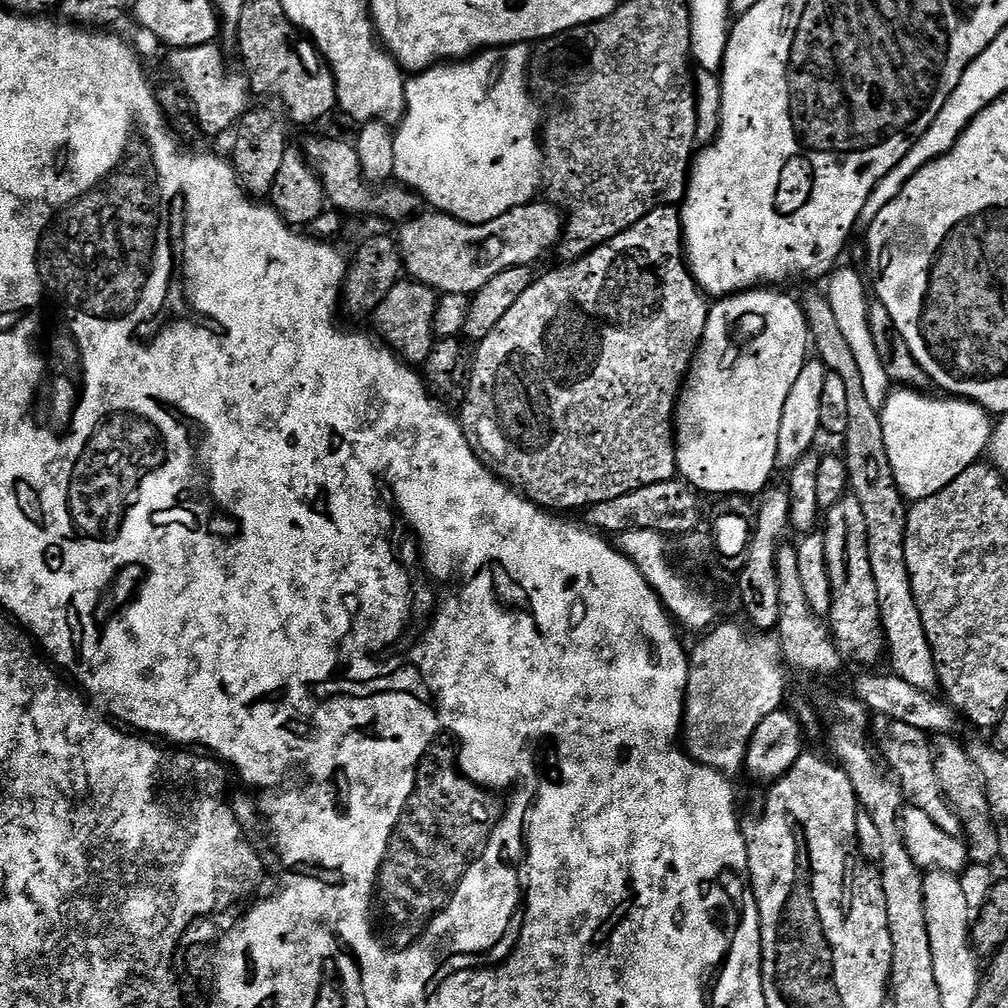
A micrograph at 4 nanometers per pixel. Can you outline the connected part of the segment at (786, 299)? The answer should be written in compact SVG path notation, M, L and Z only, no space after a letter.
M749 290L733 294L711 305L706 334L700 339L700 346L696 355L692 357L692 364L688 367L688 374L684 378L680 389L680 398L676 402L674 417L674 435L676 437L676 471L687 480L697 492L724 492L720 494L739 494L745 498L751 497L751 492L760 494L769 487L768 479L772 471L777 471L776 455L778 454L778 426L782 426L782 406L786 406L786 397L802 374L802 366L810 356L810 337L808 335L808 320L804 317L804 310L800 307L797 297L787 296L784 290Z

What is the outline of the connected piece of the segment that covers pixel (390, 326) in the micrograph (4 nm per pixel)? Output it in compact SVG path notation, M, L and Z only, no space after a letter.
M411 278L401 279L400 283L394 286L394 290L390 290L390 294L386 294L386 298L382 298L382 302L376 307L375 331L382 337L383 343L397 353L404 363L423 366L430 358L430 350L434 350L438 339L436 311L439 306L440 296L435 288L419 284Z

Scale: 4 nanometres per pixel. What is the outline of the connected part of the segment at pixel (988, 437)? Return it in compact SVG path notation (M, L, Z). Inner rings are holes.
M901 387L889 395L883 408L879 409L882 422L882 438L886 442L886 458L890 458L890 470L894 470L894 478L900 493L905 501L915 502L925 500L938 494L958 474L962 474L972 464L981 459L980 456L989 451L994 431L994 420L988 411L971 400L959 398L944 398L939 400L936 396L924 396L923 391Z

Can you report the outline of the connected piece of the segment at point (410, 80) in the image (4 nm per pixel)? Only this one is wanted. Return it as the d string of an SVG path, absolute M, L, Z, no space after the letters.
M507 44L504 48L489 48L476 53L459 62L441 62L435 68L427 68L424 72L417 72L407 77L406 106L404 118L395 129L394 135L394 170L395 179L403 187L411 188L425 201L428 200L433 209L446 216L455 216L457 220L467 224L485 224L510 210L523 204L531 204L537 199L536 191L542 188L542 148L538 143L538 124L528 120L535 110L537 101L530 95L530 48L528 44Z

